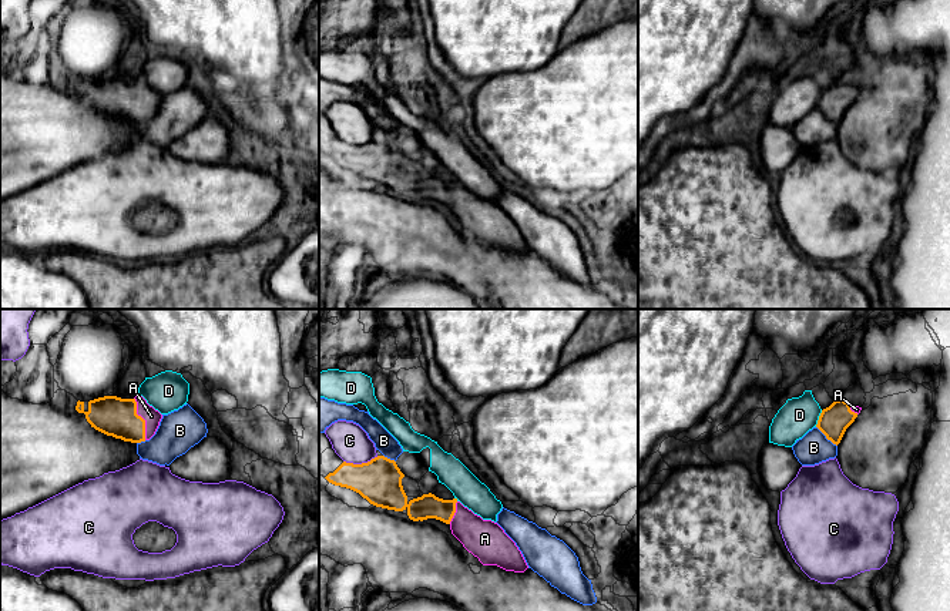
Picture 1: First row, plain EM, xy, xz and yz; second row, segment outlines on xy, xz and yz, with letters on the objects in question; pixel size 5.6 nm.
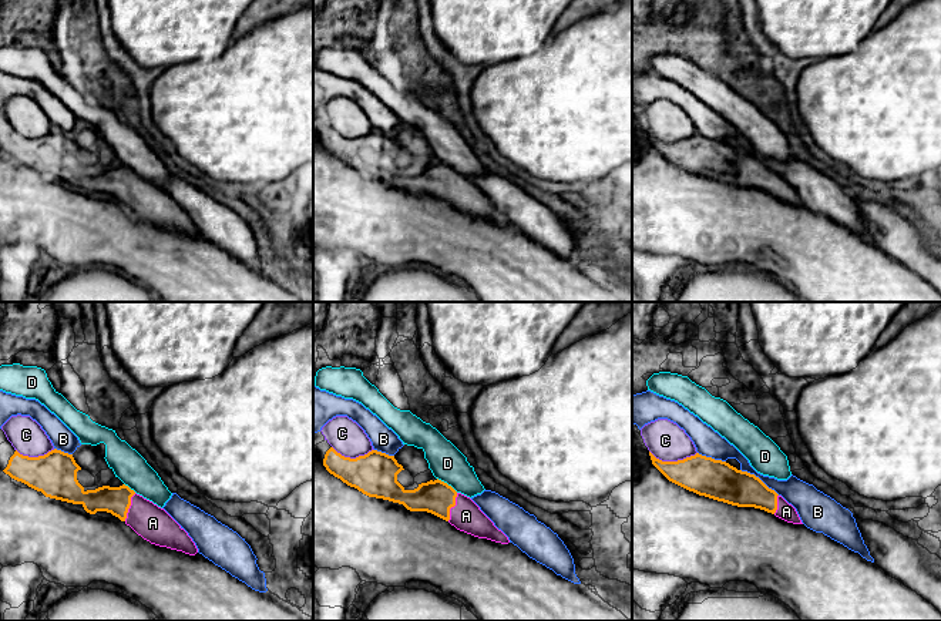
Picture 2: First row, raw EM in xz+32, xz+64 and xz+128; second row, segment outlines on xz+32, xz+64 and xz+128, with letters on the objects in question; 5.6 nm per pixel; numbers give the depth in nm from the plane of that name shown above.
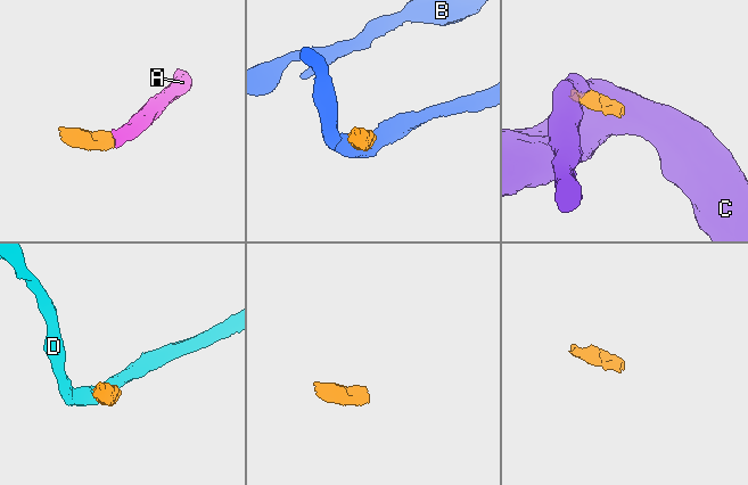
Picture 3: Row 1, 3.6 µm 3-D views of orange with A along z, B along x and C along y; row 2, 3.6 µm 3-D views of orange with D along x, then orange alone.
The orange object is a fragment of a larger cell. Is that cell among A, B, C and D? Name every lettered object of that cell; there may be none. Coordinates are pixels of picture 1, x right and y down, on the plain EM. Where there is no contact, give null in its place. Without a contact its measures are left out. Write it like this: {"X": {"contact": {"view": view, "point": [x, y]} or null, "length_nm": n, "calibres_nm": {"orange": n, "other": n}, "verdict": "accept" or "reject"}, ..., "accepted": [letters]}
{"A": {"contact": {"view": "xy", "point": [143, 100]}, "length_nm": 240, "calibres_nm": {"orange": 220, "other": 90}, "verdict": "accept"}, "B": {"contact": {"view": "yz", "point": [826, 118]}, "length_nm": 170, "calibres_nm": {"orange": 170, "other": 180}, "verdict": "reject"}, "C": {"contact": {"view": "xz", "point": [362, 144]}, "length_nm": 200, "calibres_nm": {"orange": 260, "other": 200}, "verdict": "reject"}, "D": {"contact": {"view": "yz", "point": [819, 100]}, "length_nm": 100, "calibres_nm": {"orange": 170, "other": 200}, "verdict": "reject"}, "accepted": ["A"]}

